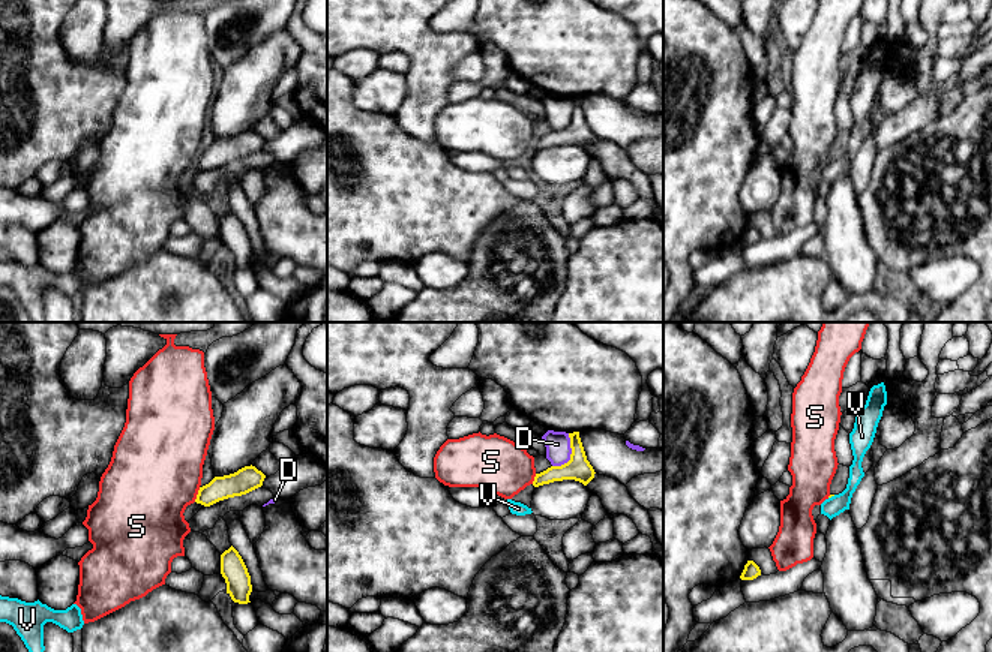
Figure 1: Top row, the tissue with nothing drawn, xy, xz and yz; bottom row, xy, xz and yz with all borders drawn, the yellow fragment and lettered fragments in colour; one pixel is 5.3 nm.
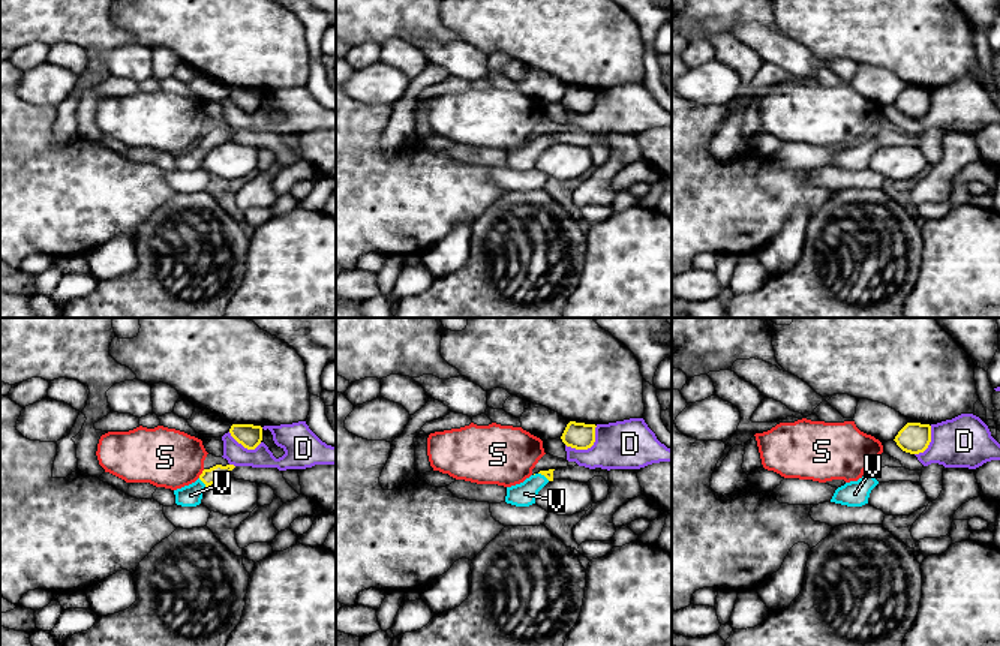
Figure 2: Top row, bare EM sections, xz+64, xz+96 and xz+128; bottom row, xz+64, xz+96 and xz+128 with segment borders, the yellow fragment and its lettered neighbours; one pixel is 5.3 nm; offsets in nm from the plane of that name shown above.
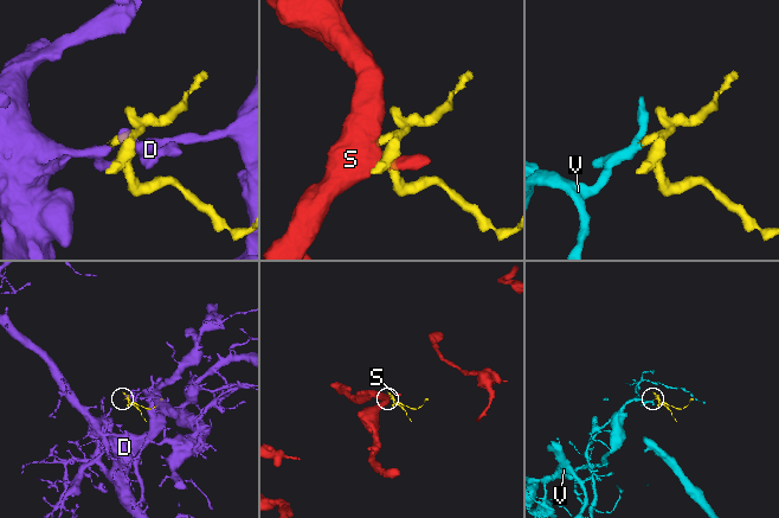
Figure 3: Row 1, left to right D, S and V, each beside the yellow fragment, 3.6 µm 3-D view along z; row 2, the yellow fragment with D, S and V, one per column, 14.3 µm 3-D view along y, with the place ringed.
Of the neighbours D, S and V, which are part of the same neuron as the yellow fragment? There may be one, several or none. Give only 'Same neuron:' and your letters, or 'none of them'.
Same neuron: V

